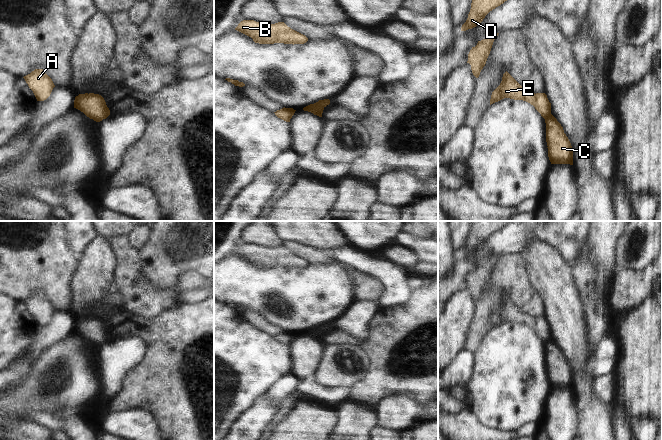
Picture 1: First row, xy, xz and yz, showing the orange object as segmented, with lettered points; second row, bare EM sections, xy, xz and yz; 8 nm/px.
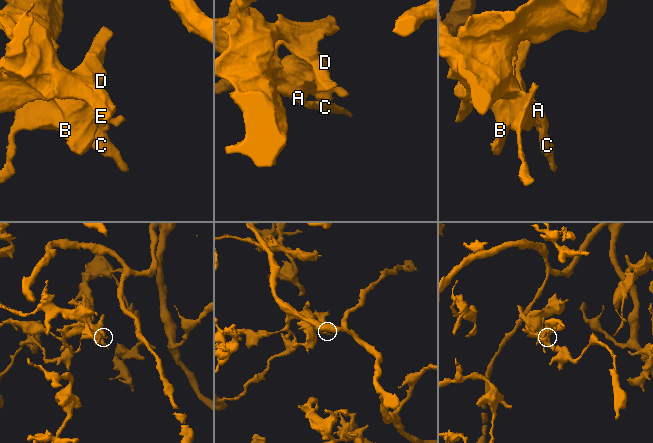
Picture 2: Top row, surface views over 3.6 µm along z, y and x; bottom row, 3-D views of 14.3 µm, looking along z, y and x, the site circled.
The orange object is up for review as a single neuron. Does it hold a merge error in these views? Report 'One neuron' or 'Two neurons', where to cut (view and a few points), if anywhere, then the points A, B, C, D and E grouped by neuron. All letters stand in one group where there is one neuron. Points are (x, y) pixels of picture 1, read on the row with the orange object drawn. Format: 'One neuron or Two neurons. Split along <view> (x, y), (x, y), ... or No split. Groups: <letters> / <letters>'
Two neurons. Split along xz (314, 103), (323, 108). Groups: A C / B D E

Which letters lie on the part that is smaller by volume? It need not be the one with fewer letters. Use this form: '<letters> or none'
B, D, E

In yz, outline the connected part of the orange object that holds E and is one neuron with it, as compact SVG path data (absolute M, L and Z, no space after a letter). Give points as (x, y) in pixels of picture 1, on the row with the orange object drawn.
M507 71L503 74L500 85L492 92L490 105L504 98L530 103L544 119L551 114L551 103L545 93L535 94L524 89Z

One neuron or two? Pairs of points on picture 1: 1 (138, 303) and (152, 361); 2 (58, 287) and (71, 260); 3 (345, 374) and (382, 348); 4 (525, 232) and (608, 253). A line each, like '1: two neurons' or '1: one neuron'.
1: two neurons
2: one neuron
3: two neurons
4: two neurons

